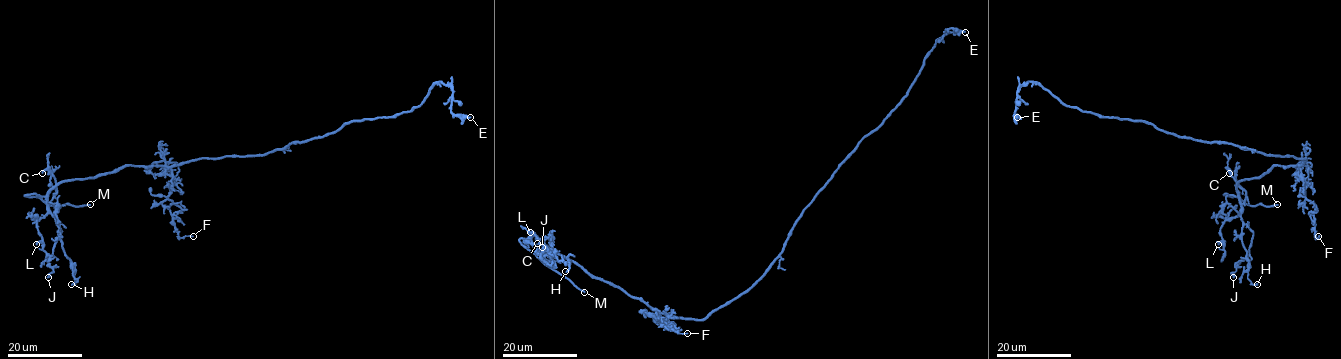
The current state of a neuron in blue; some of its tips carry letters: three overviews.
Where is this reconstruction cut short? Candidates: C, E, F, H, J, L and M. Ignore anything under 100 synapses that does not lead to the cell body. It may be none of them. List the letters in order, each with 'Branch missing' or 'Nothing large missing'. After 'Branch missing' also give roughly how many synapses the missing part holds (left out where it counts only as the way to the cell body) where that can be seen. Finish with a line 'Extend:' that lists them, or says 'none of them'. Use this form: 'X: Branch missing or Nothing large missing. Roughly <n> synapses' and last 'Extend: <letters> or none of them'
C: Nothing large missing
E: Nothing large missing
F: Nothing large missing
H: Nothing large missing
J: Nothing large missing
L: Nothing large missing
M: Branch missing
Extend: M

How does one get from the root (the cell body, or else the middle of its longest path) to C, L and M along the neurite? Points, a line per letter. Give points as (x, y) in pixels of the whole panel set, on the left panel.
C: (263, 154), (199, 158), (170, 166), (126, 165), (93, 177), (58, 183), (47, 168), (42, 173)
L: (263, 154), (126, 165), (65, 180), (48, 194), (36, 244)
M: (263, 154), (199, 158), (170, 166), (126, 165), (65, 180), (45, 196), (25, 195), (51, 205), (90, 204)

